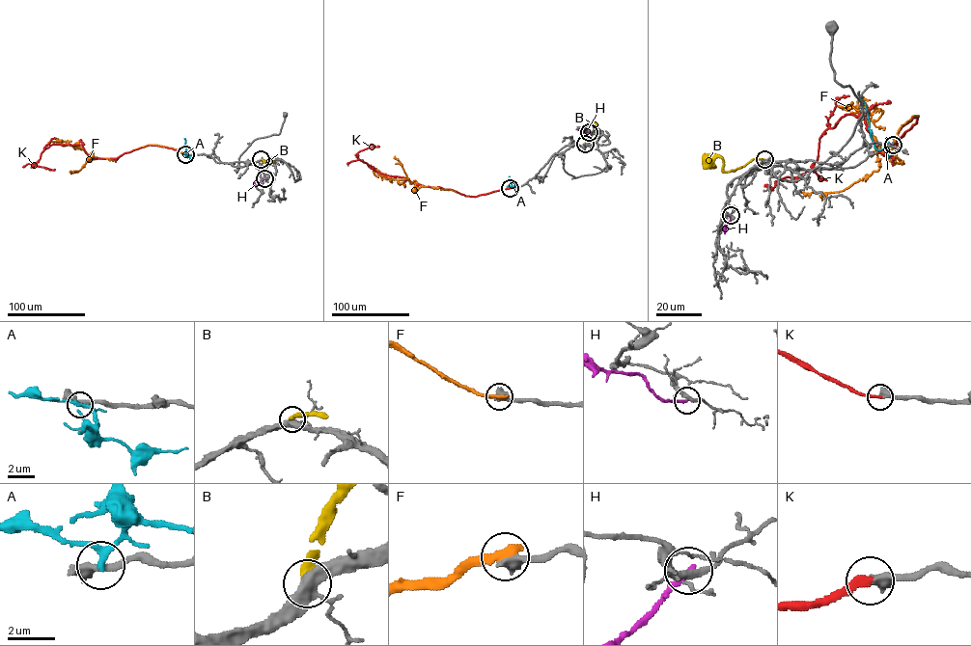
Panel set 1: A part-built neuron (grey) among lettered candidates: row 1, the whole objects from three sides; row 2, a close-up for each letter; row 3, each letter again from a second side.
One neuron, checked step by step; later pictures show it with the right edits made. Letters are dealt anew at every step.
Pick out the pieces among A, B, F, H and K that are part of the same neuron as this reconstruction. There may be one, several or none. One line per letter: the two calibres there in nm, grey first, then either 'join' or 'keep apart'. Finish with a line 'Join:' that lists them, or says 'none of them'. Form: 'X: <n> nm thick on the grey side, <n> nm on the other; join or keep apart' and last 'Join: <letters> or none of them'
A: 320 nm thick on the grey side, 240 nm on the other; keep apart
B: 400 nm thick on the grey side, 360 nm on the other; keep apart
F: 550 nm thick on the grey side, 400 nm on the other; keep apart
H: 320 nm thick on the grey side, 240 nm on the other; keep apart
K: 500 nm thick on the grey side, 280 nm on the other; join
Join: K

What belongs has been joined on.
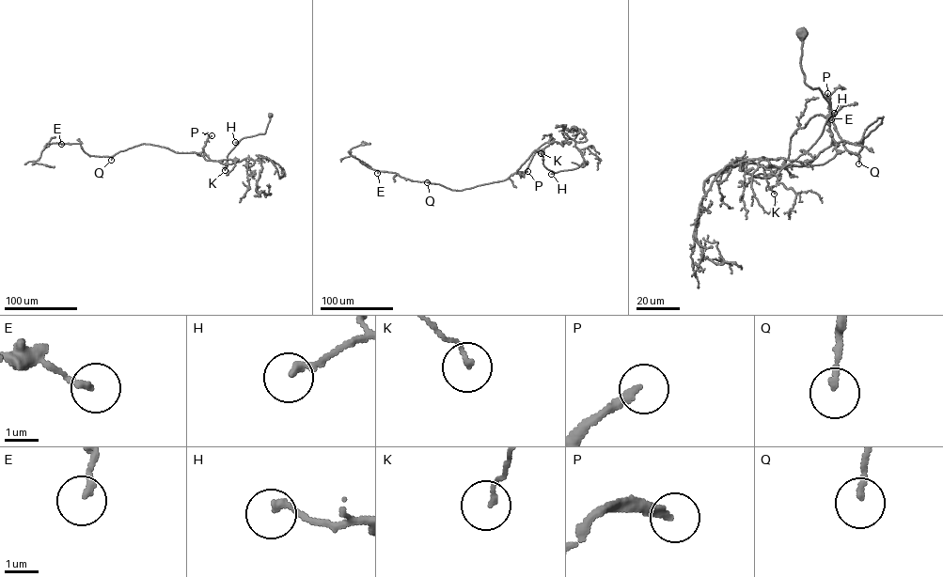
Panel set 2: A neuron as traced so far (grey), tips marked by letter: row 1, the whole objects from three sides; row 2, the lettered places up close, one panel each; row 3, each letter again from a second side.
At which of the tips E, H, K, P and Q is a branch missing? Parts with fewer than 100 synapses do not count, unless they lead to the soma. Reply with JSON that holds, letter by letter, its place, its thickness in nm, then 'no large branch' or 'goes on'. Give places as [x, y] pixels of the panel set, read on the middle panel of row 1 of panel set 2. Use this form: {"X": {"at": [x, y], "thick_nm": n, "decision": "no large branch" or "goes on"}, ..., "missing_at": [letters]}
{"E": {"at": [377, 173], "thick_nm": 180, "decision": "no large branch"}, "H": {"at": [551, 174], "thick_nm": 220, "decision": "no large branch"}, "K": {"at": [541, 153], "thick_nm": 140, "decision": "no large branch"}, "P": {"at": [527, 171], "thick_nm": 240, "decision": "goes on"}, "Q": {"at": [427, 182], "thick_nm": 160, "decision": "no large branch"}, "missing_at": ["P"]}

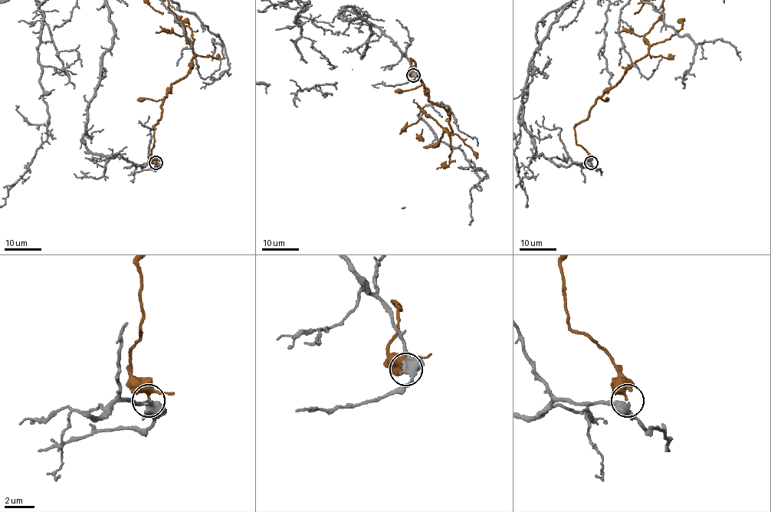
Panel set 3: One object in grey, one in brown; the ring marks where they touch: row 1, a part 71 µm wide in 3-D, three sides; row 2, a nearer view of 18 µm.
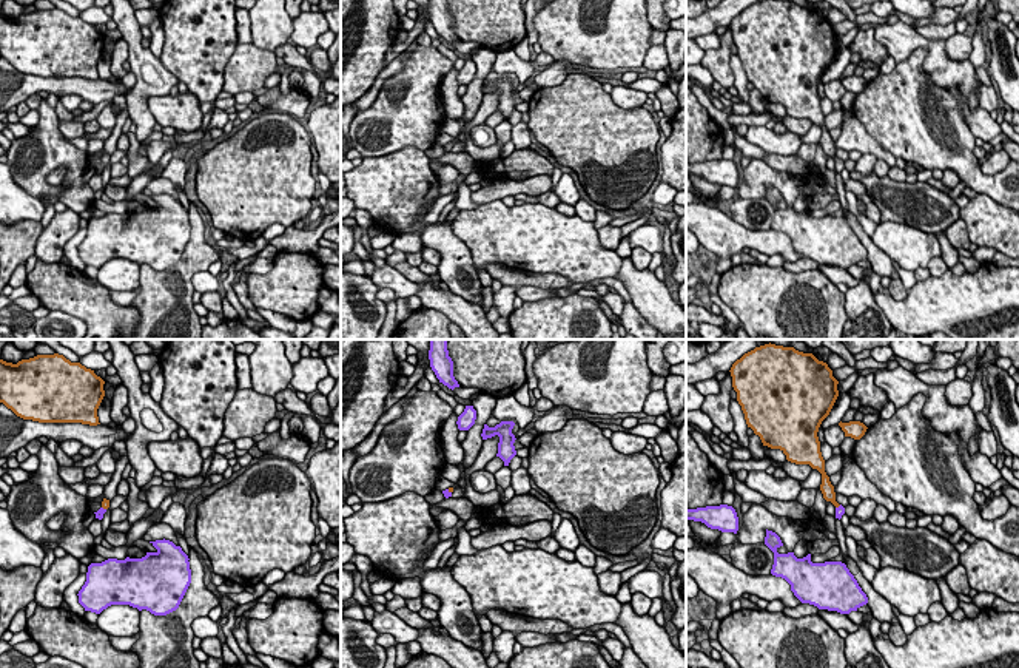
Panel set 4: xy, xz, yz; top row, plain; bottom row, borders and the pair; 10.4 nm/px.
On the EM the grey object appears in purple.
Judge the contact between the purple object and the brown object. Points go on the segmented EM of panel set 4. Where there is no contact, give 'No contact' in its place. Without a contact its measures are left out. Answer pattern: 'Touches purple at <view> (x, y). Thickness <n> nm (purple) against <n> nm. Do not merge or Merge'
Touches purple at xz (447, 491). Thickness 70 nm (purple) against 60 nm. Do not merge

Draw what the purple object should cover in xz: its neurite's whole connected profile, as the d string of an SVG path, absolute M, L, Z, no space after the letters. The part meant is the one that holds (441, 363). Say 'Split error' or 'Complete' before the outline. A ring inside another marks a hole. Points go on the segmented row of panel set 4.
Complete. M430 339L429 359L430 367L439 383L452 390L455 387L459 387L458 381L453 376L453 361L449 356L447 339Z

